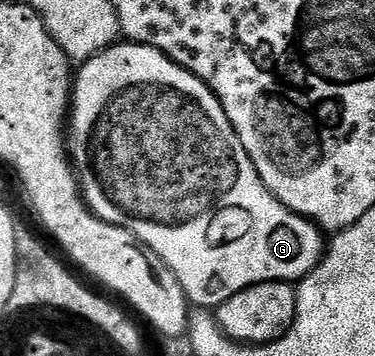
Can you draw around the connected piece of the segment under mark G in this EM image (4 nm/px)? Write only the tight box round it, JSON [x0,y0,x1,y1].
[68,41,328,309]

